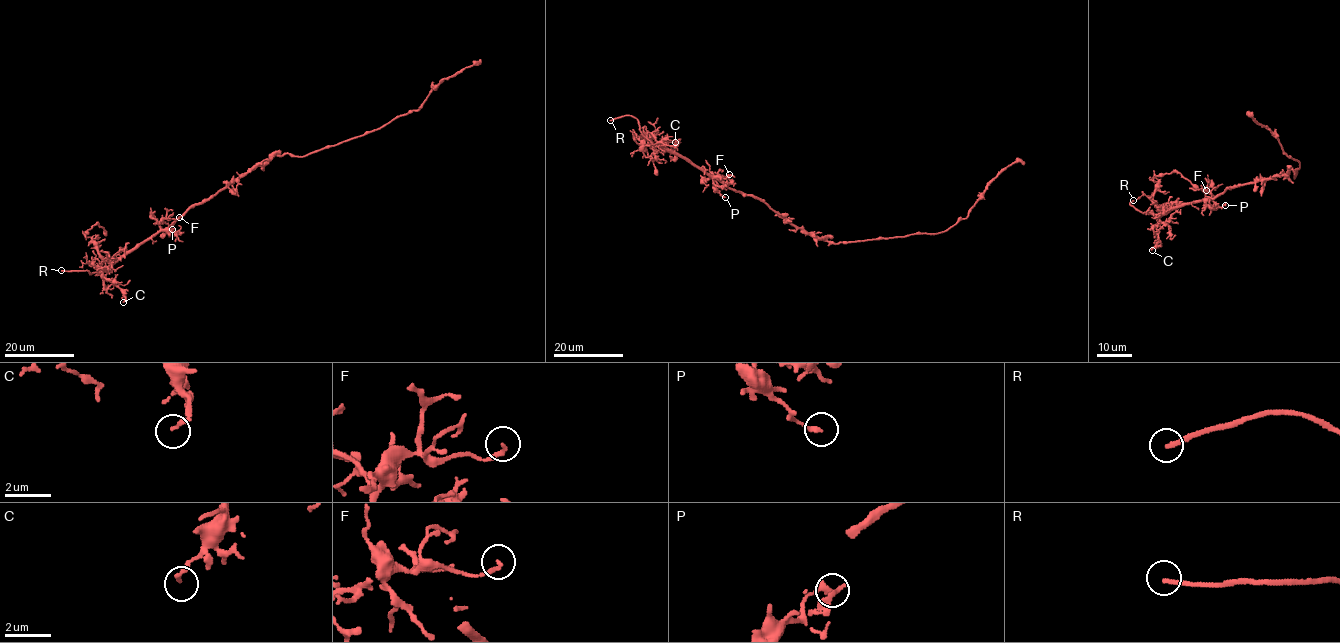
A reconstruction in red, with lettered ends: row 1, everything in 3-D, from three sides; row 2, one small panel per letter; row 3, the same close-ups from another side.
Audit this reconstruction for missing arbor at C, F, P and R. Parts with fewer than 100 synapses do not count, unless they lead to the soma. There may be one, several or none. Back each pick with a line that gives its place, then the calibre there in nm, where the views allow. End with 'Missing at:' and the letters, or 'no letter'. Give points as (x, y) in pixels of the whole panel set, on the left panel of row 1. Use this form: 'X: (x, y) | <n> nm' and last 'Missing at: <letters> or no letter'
R: (61, 270) | 180 nm
Missing at: R

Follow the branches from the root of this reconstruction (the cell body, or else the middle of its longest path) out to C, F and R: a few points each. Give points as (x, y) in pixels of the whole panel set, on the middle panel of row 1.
C: (802, 230), (761, 201), (726, 187), (683, 158), (654, 144), (659, 142), (672, 146), (675, 142)
F: (802, 230), (761, 201), (726, 187), (711, 176), (729, 174)
R: (802, 230), (759, 199), (726, 187), (681, 157), (656, 147), (642, 133), (634, 117), (621, 116), (610, 120)

